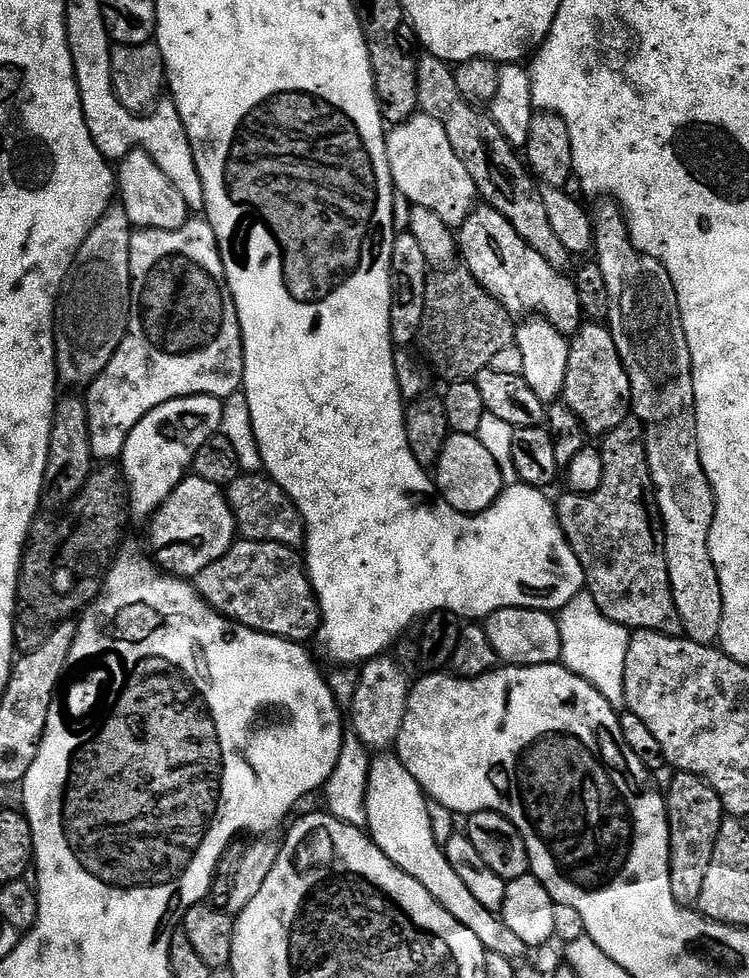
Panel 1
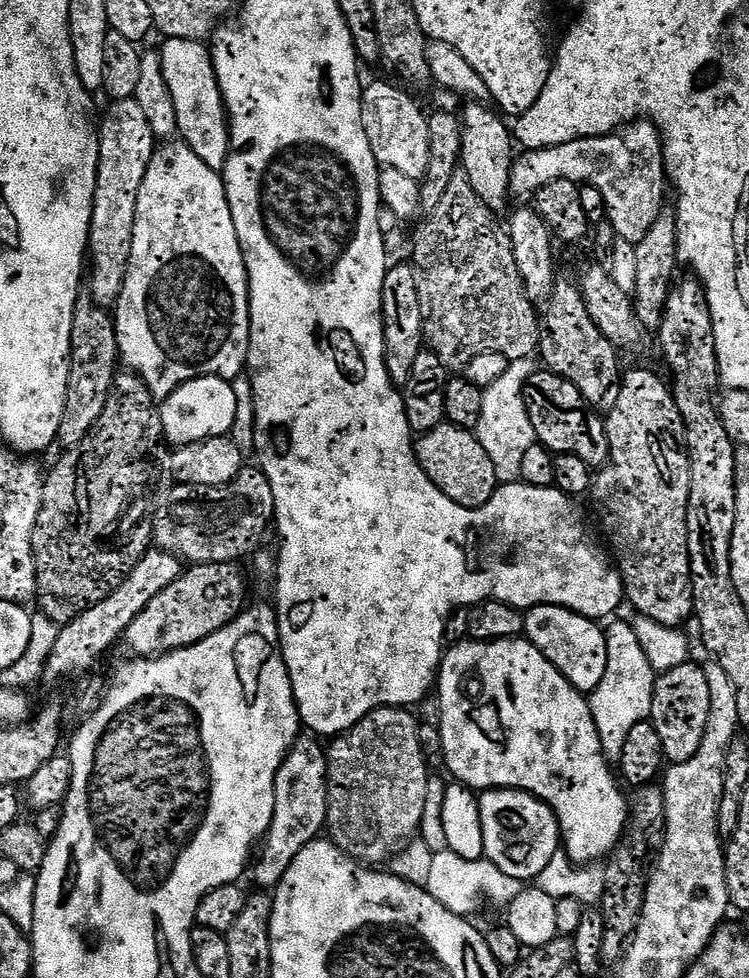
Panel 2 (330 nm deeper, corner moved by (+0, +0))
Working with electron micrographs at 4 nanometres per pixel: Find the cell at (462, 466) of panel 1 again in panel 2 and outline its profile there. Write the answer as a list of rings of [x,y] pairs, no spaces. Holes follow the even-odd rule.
[[[442,423],[434,430],[423,433],[415,441],[416,461],[426,470],[430,482],[446,494],[458,506],[481,508],[495,494],[498,481],[494,474],[494,462],[490,462],[490,454],[482,450],[482,442],[478,442],[475,431],[459,428],[450,423]]]

